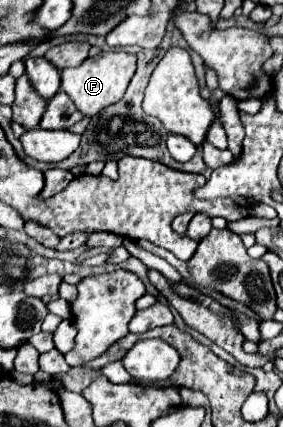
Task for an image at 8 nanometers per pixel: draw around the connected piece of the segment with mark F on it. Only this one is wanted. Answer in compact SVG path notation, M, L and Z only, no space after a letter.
M101 52L97 56L87 58L83 64L75 68L61 70L61 90L75 102L75 106L85 116L95 116L103 108L119 102L129 86L129 80L133 78L137 68L137 56L127 52Z

